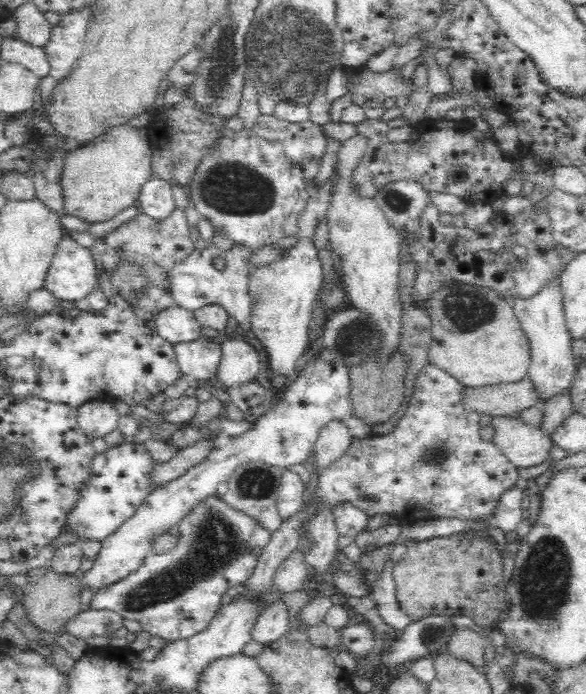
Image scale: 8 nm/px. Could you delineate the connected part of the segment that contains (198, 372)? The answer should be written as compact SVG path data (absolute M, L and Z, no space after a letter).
M198 338L174 344L177 363L184 374L196 381L218 382L217 370L222 359L221 343L214 339Z

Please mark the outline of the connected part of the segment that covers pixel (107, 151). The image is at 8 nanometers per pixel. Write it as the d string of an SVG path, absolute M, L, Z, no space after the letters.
M130 124L109 127L101 136L65 154L60 214L88 224L114 219L139 200L140 188L151 174L151 143L146 130Z

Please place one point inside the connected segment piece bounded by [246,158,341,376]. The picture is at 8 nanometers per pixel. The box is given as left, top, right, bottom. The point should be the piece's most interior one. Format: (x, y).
(282, 294)

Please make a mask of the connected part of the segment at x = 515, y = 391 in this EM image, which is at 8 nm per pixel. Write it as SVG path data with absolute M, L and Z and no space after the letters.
M528 375L510 383L467 387L464 397L465 404L470 408L492 418L517 415L521 410L540 407L546 402L545 396L541 396L537 385Z

